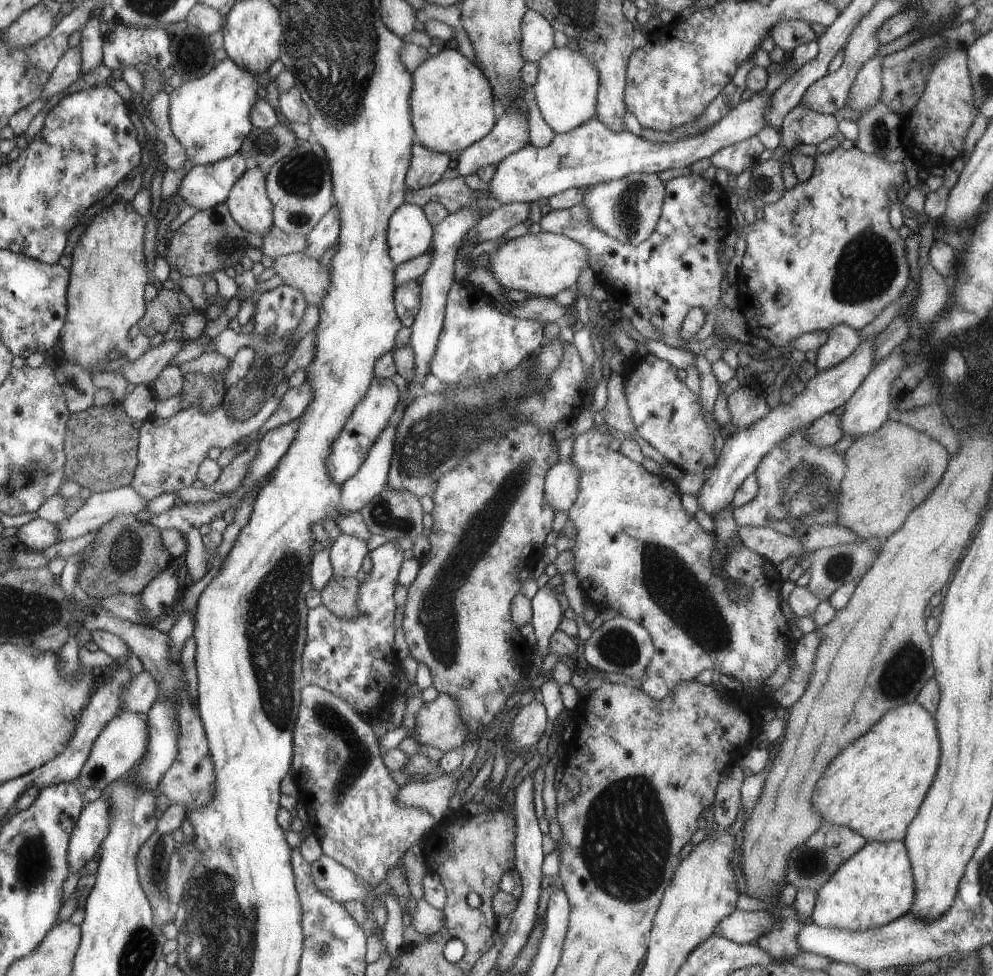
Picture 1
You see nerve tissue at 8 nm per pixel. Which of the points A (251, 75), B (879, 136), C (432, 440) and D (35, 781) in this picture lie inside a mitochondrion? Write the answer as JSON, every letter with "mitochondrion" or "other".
{"A":"other","B":"mitochondrion","C":"mitochondrion","D":"other"}

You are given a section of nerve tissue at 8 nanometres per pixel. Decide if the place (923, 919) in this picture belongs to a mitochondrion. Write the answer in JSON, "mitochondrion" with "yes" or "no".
{"mitochondrion":"no"}

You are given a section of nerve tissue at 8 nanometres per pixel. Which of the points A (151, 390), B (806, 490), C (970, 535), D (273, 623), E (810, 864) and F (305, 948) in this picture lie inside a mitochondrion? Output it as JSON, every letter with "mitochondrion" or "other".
{"A":"other","B":"mitochondrion","C":"other","D":"mitochondrion","E":"mitochondrion","F":"other"}

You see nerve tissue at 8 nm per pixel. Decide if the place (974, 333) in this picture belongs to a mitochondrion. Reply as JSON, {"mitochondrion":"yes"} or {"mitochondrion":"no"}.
{"mitochondrion":"yes"}

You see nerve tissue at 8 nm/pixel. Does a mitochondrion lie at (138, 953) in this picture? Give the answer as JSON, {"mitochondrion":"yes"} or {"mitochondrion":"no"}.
{"mitochondrion":"yes"}

